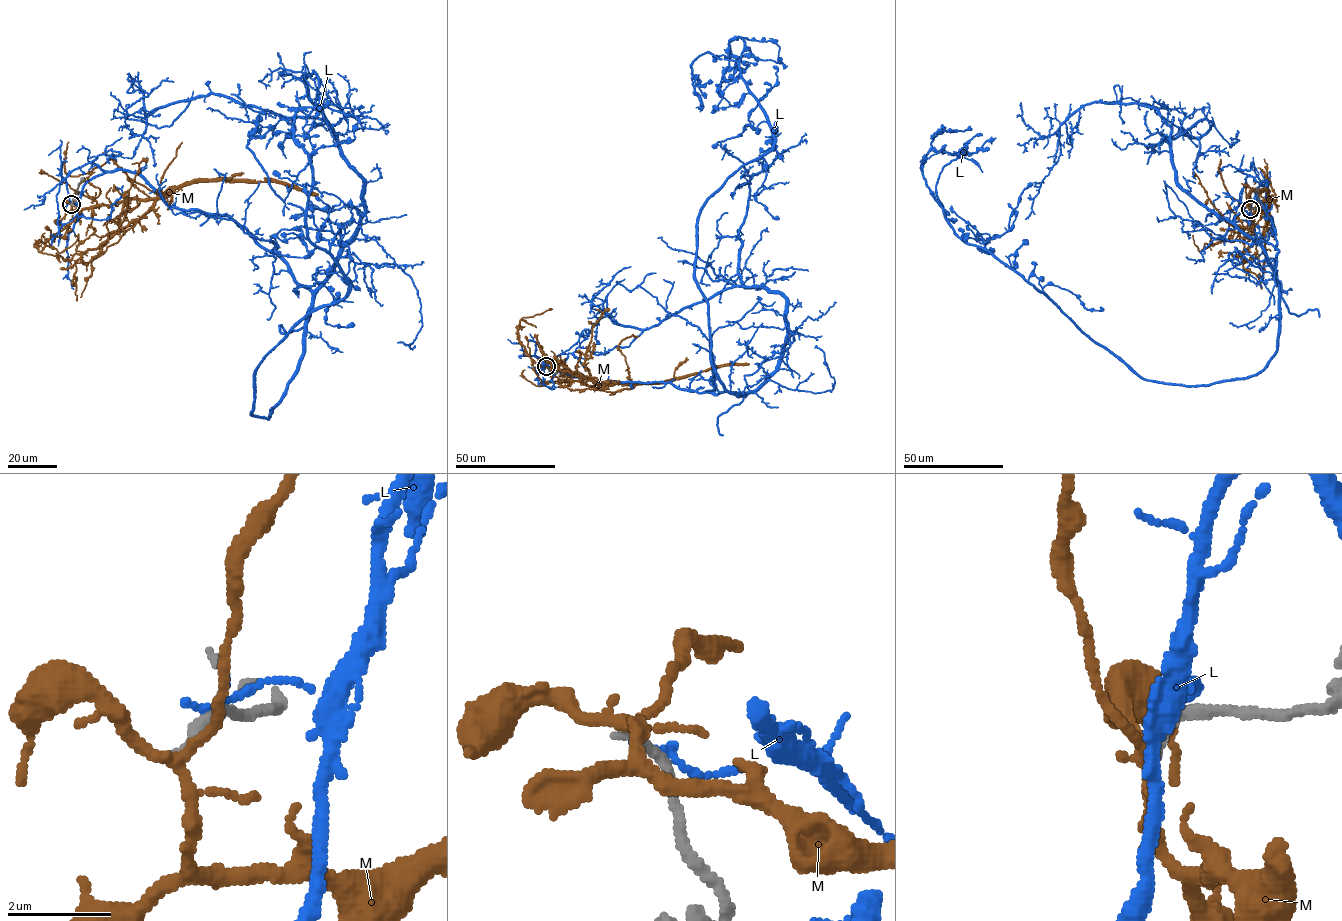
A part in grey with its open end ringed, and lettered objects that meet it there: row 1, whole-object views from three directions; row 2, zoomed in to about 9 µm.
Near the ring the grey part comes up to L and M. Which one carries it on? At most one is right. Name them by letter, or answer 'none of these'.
none of these

